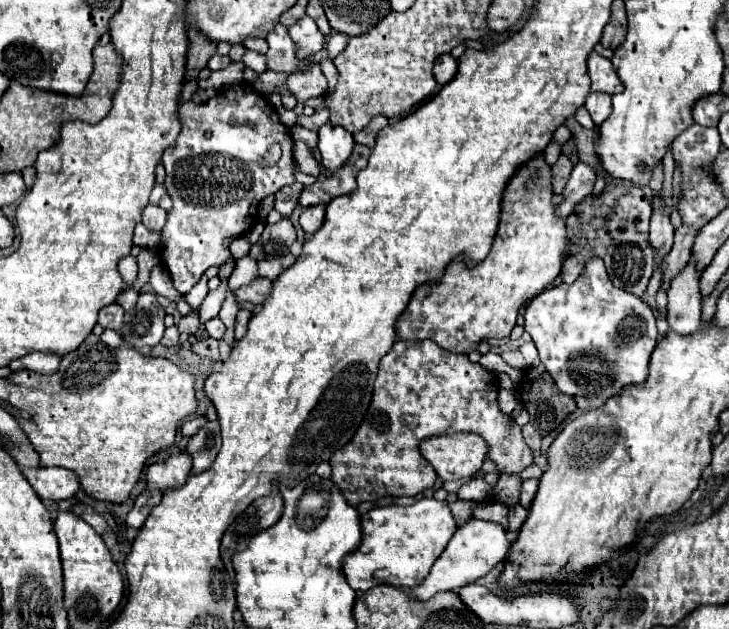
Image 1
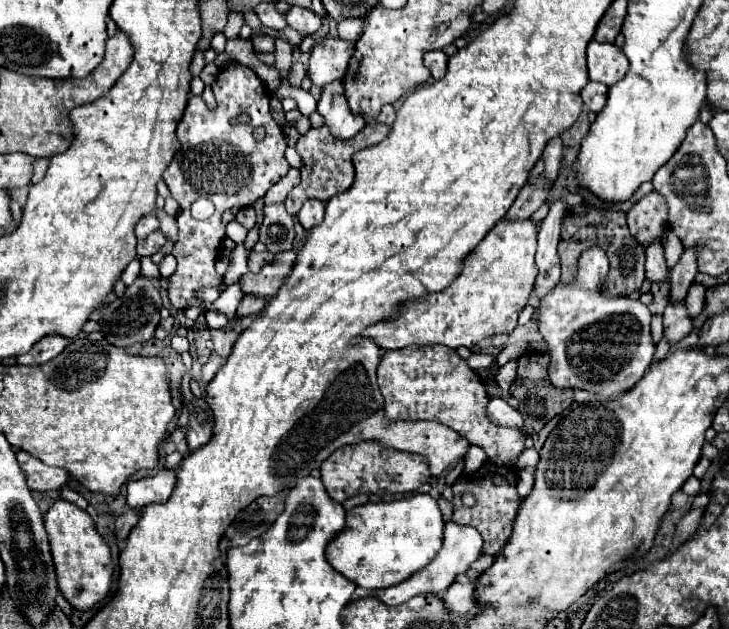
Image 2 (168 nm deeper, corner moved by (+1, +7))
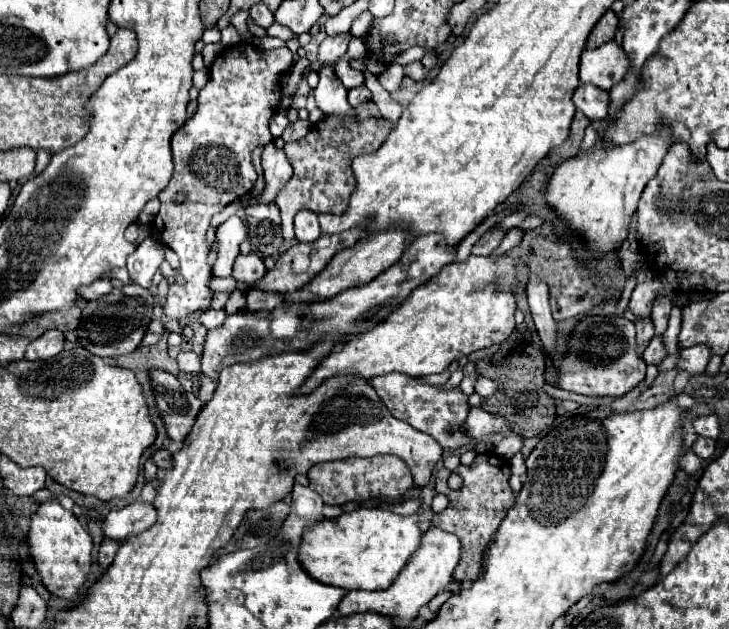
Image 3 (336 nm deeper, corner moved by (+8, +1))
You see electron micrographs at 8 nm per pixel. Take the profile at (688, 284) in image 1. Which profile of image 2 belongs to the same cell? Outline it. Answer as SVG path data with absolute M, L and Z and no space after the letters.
M677 303L677 305L667 305L665 313L663 313L663 337L675 345L679 343L683 337L687 337L691 333L691 319L687 317L687 309L685 303Z

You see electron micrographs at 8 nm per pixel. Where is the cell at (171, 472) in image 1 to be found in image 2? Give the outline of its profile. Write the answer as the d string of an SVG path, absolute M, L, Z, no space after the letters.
M159 471L155 477L145 477L127 485L127 507L143 509L151 503L165 503L175 487L175 471Z

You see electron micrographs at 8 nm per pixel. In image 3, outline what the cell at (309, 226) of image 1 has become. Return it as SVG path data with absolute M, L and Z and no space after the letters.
M300 209L294 217L294 229L296 239L302 243L310 243L322 235L318 225L318 213L312 213L310 209Z

